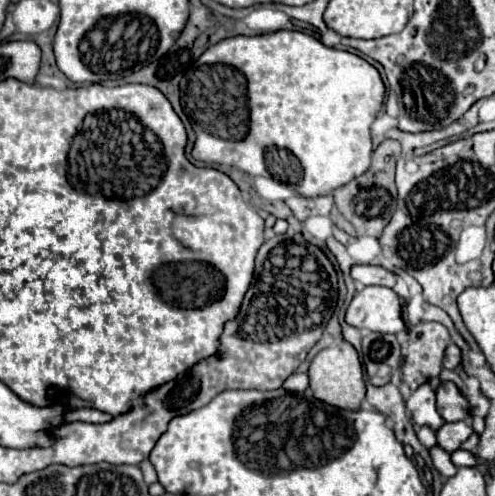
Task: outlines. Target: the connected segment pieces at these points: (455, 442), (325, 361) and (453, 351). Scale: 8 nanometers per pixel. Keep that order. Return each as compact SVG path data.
M461 420L461 422L445 422L435 434L437 434L437 444L447 452L453 452L461 446L461 442L465 442L473 434L473 430L467 422Z
M341 340L335 346L329 346L321 350L311 366L309 366L309 380L311 380L311 390L313 396L329 406L343 408L343 410L359 410L363 400L365 400L365 380L363 380L363 368L359 362L359 356L355 348Z
M449 344L445 350L445 358L443 358L443 366L453 370L457 364L461 362L461 350L455 344Z

